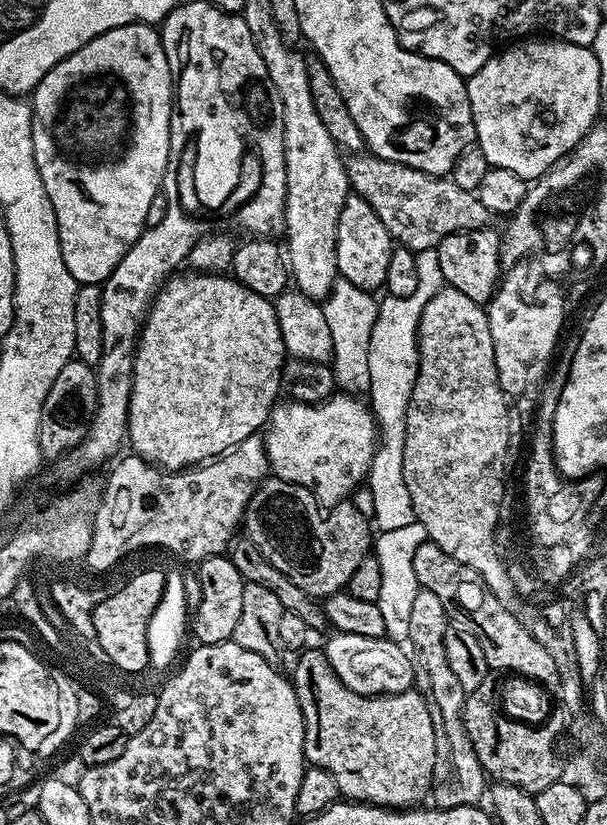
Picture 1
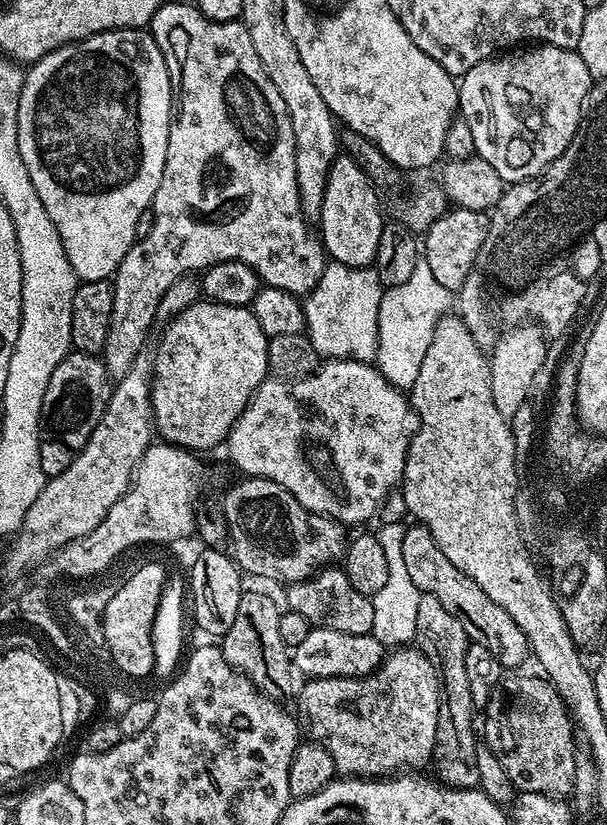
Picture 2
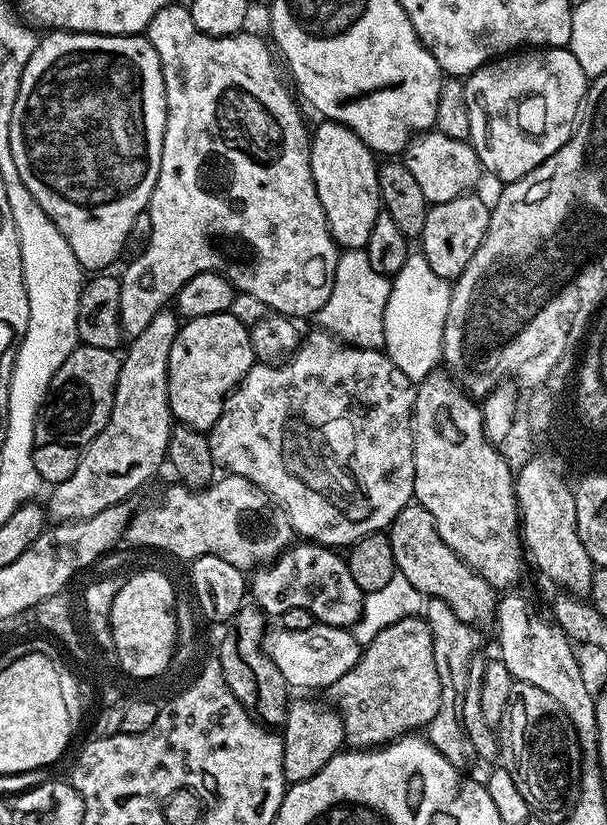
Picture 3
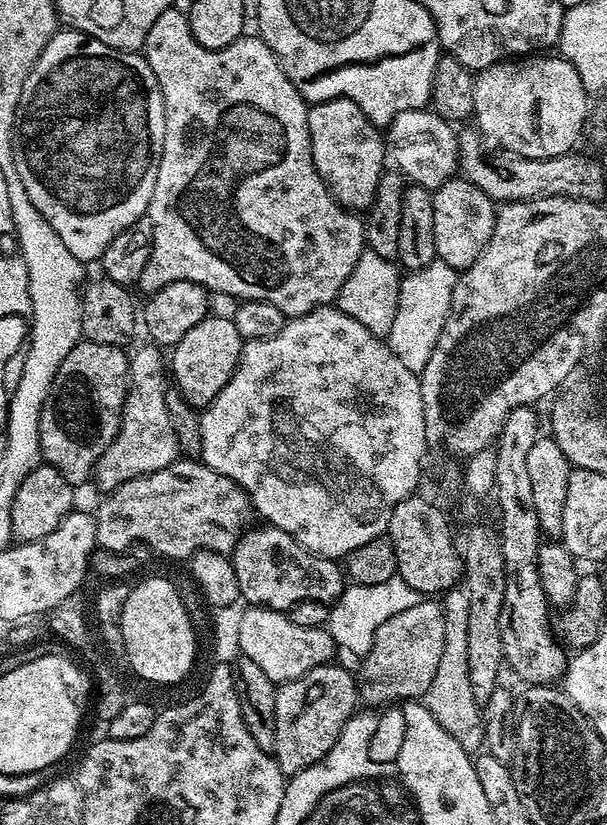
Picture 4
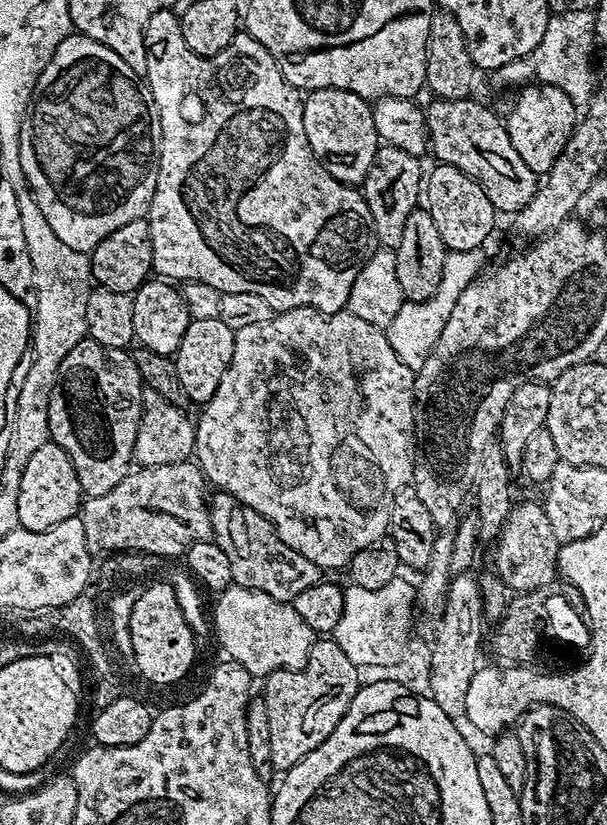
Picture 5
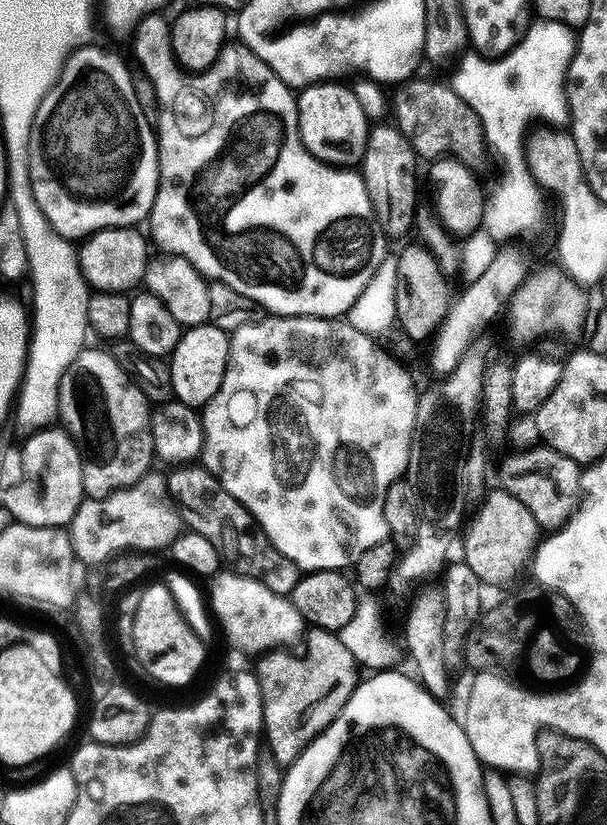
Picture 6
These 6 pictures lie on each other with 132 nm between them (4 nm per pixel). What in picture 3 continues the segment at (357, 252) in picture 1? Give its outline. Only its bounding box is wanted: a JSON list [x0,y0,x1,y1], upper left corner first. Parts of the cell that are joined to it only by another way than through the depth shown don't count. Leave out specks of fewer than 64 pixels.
[310,120,382,249]

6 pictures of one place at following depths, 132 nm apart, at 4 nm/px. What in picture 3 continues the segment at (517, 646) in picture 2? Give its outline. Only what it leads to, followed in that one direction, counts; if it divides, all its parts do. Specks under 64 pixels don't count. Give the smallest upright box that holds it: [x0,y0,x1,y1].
[386,502,497,630]

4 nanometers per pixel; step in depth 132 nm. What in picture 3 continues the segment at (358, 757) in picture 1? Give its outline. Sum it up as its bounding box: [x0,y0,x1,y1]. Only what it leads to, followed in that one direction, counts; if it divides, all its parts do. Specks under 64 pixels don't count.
[326,615,440,749]

